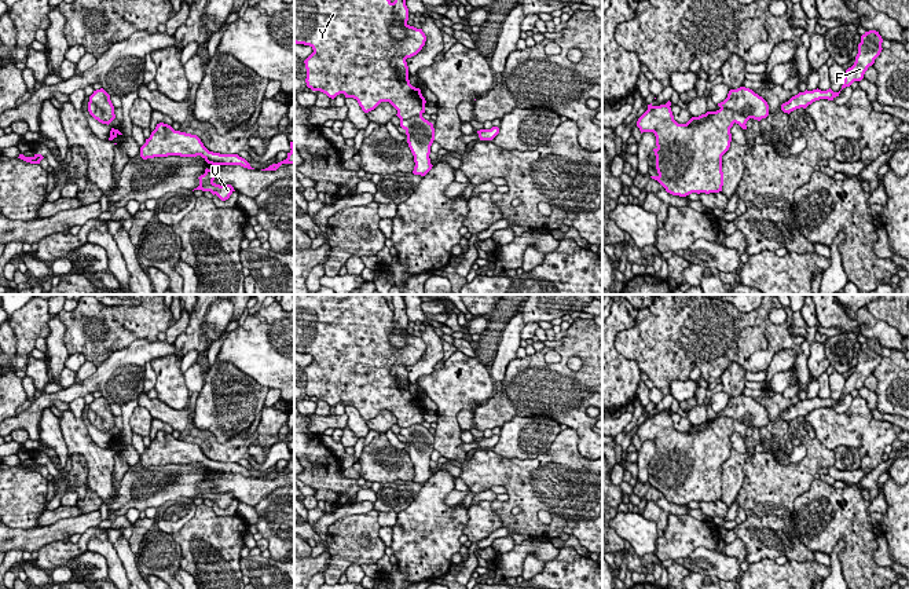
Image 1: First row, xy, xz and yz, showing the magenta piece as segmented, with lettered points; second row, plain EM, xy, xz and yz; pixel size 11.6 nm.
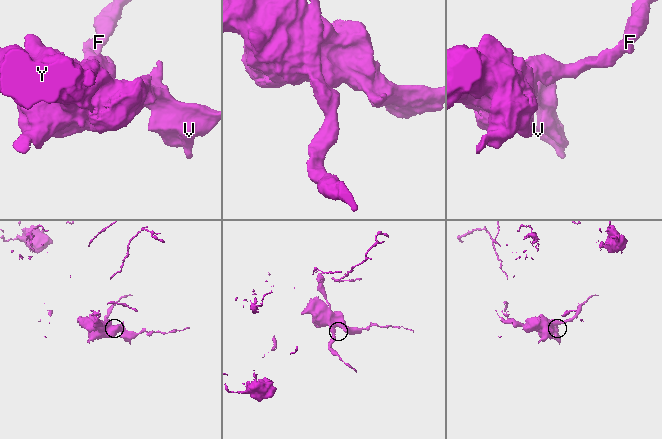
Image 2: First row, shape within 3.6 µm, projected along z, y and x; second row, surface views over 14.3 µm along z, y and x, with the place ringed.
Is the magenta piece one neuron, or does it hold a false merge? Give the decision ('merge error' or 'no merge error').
merge error

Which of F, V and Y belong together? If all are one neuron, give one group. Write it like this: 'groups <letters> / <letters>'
groups F / V Y

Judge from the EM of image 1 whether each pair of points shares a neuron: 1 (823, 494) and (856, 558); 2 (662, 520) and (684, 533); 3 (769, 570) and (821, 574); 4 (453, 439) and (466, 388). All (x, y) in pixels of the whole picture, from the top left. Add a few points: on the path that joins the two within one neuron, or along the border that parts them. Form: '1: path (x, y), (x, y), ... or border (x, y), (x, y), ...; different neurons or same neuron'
1: path (836, 508), (854, 526), (856, 541); same neuron
2: border (669, 513), (669, 522), (663, 531); different neurons
3: path (781, 574), (809, 574); same neuron
4: path (450, 427), (450, 405), (454, 401); same neuron

